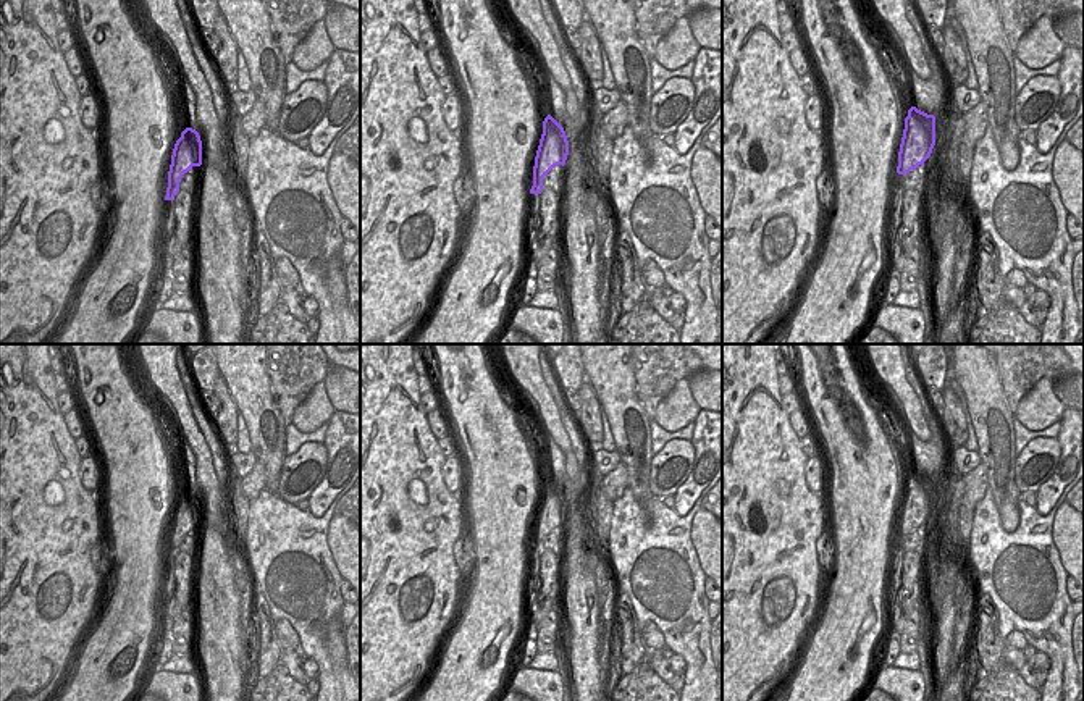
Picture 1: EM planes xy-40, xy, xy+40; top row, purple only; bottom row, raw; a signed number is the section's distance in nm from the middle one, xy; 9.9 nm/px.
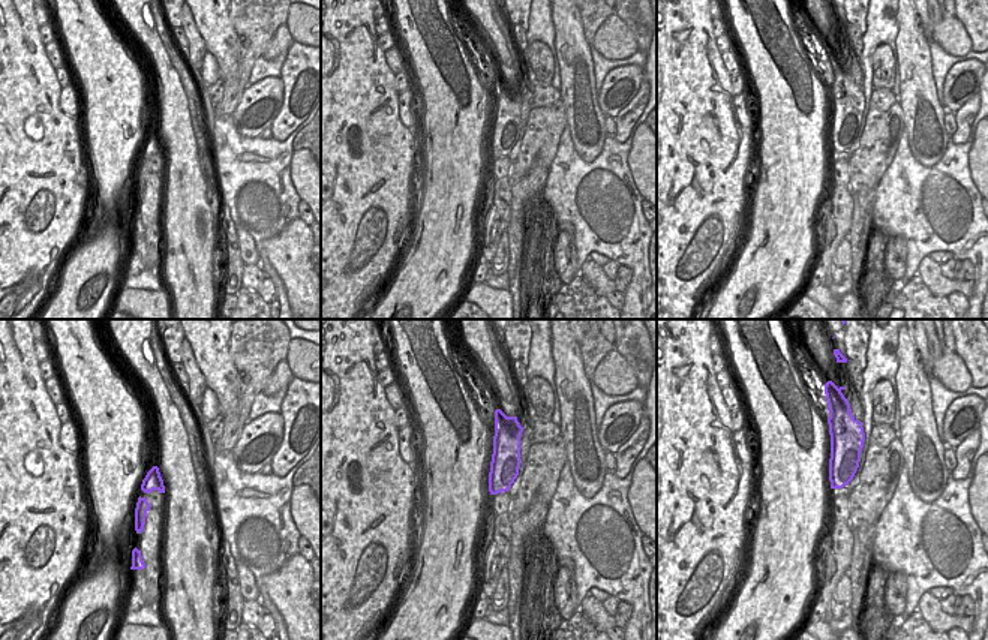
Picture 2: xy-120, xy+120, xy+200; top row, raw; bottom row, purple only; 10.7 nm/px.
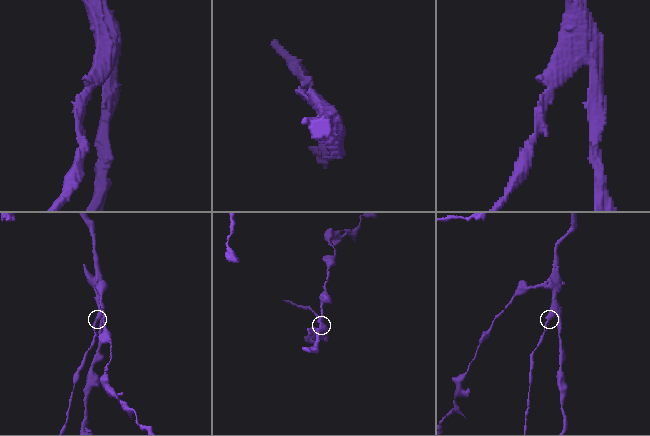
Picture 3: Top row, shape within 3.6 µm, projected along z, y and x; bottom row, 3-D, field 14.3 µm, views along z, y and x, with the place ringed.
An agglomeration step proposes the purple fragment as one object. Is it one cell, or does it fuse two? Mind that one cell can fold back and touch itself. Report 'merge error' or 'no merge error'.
merge error

